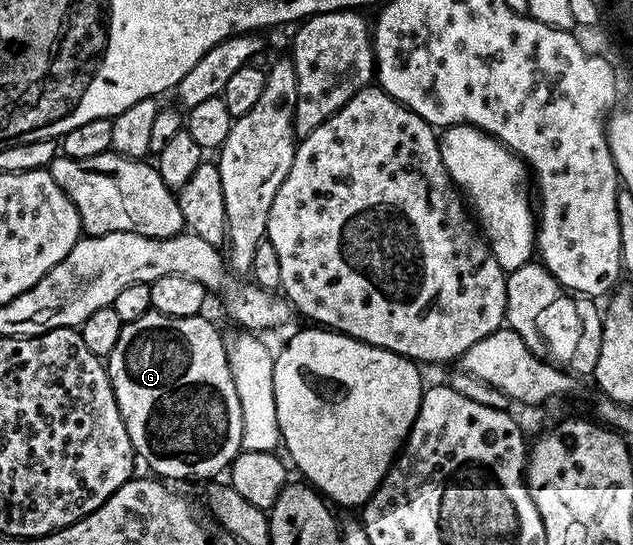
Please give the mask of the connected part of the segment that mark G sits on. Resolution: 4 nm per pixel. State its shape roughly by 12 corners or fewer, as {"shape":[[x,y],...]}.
{"shape":[[203,315],[124,324],[105,361],[131,446],[168,482],[243,449]]}

